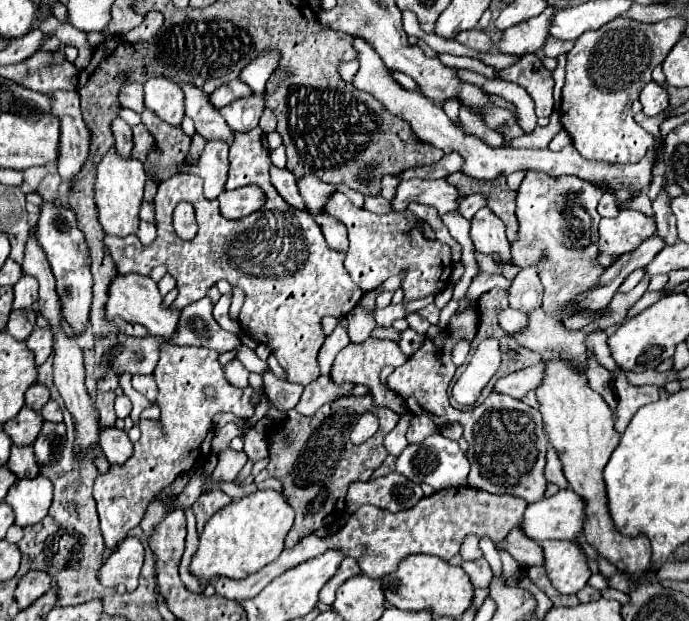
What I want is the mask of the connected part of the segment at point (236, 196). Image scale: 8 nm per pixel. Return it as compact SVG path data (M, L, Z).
M245 185L233 191L223 191L219 195L221 215L227 219L239 219L249 213L255 213L265 205L265 193L257 185Z

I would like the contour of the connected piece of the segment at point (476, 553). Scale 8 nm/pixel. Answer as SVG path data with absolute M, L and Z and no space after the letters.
M468 535L461 545L460 555L465 561L473 561L473 559L481 559L483 553L479 548L480 539L475 535Z

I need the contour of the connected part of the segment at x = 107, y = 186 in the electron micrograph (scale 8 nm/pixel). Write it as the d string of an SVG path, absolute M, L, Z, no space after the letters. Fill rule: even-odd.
M109 149L107 155L97 165L97 183L95 183L95 203L99 209L99 223L105 233L125 237L139 231L139 209L143 203L143 187L147 175L143 163L137 159L123 159Z

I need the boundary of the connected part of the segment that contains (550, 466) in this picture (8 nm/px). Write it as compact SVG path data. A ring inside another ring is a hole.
M553 445L547 447L545 479L547 479L549 483L559 485L559 487L569 487L569 485L567 485L567 479L565 479L565 475L563 475L563 471L561 471L561 461L559 461L559 457L557 457L557 453L555 453L555 449L553 449Z

